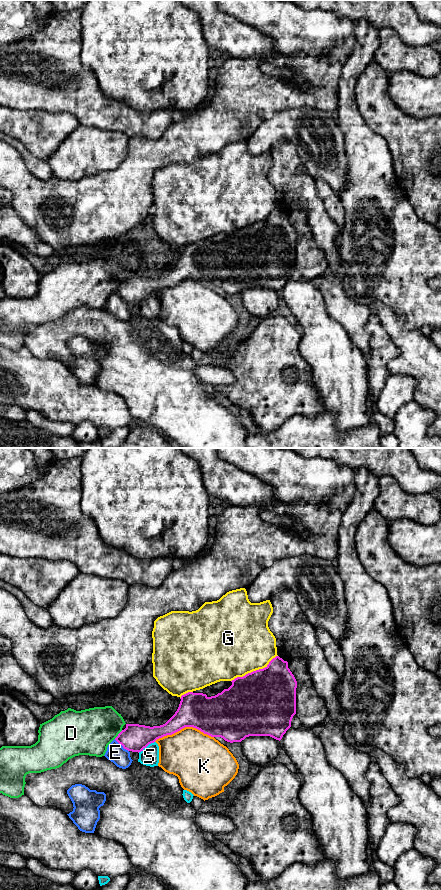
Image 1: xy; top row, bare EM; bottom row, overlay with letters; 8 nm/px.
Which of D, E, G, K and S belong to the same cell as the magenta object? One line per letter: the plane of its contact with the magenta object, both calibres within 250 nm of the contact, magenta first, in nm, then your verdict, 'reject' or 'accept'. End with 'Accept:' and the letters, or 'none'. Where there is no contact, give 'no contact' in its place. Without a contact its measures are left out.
D: xy | 220/360 nm | reject
E: xy | 220/150 nm | reject
G: xy | 500/480 nm | reject
K: xy | 300/400 nm | reject
S: xy | 220/150 nm | accept
Accept: S

